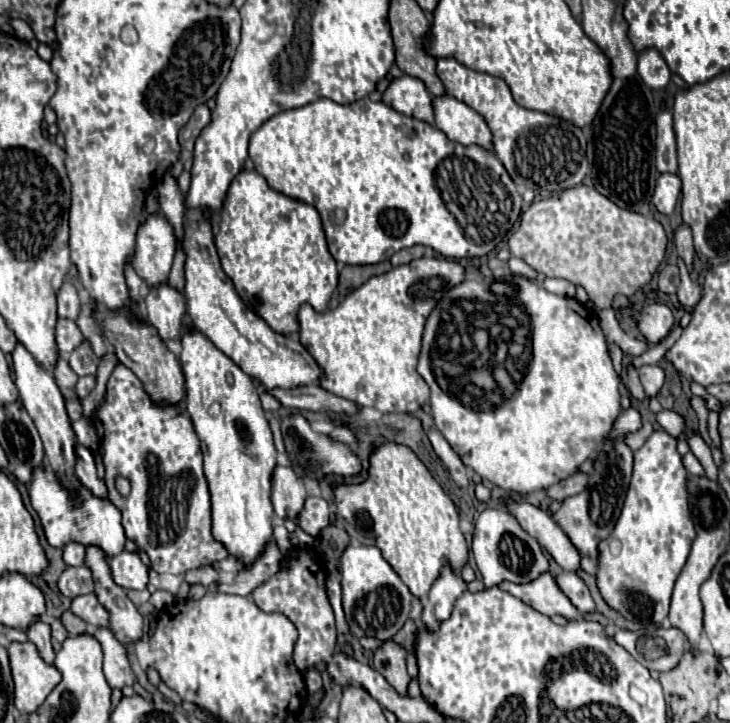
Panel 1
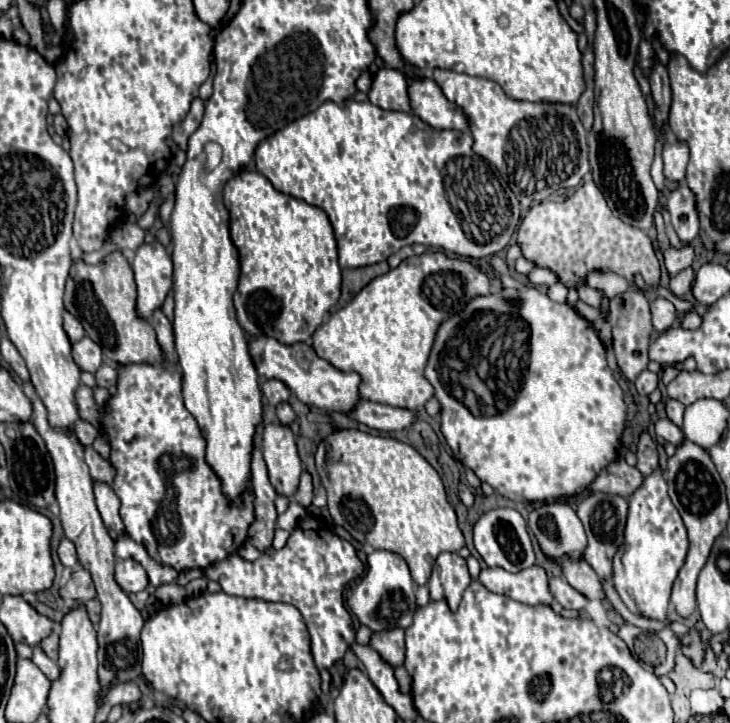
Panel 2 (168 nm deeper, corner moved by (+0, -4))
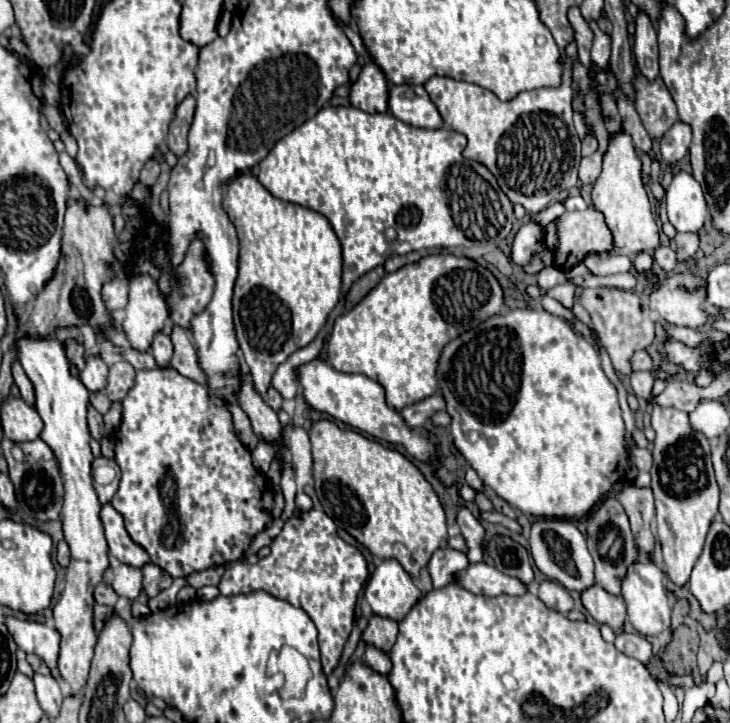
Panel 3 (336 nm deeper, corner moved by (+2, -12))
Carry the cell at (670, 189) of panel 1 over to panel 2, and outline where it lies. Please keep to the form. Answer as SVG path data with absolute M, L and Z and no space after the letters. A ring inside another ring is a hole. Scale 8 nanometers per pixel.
M682 142L664 144L664 176L672 182L682 182L686 176L688 148Z

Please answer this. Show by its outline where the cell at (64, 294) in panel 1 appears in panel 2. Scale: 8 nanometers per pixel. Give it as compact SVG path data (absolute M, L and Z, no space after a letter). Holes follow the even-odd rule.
M64 310L64 330L66 330L66 334L68 334L68 338L70 338L72 342L84 338L84 328L82 328L82 324L80 324L68 310Z

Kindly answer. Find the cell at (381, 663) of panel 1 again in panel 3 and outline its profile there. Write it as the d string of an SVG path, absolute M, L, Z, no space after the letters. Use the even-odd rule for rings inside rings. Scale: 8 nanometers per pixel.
M372 614L366 630L362 632L362 640L388 654L392 650L392 644L396 642L396 632L398 632L398 622L396 620Z

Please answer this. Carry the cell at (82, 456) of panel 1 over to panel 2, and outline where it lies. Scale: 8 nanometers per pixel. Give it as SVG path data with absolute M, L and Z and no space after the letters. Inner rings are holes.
M94 482L94 496L96 496L96 506L98 506L98 512L104 520L104 526L108 528L110 536L116 538L118 534L124 532L122 520L120 520L120 514L118 514L118 508L120 508L118 496L104 482Z

